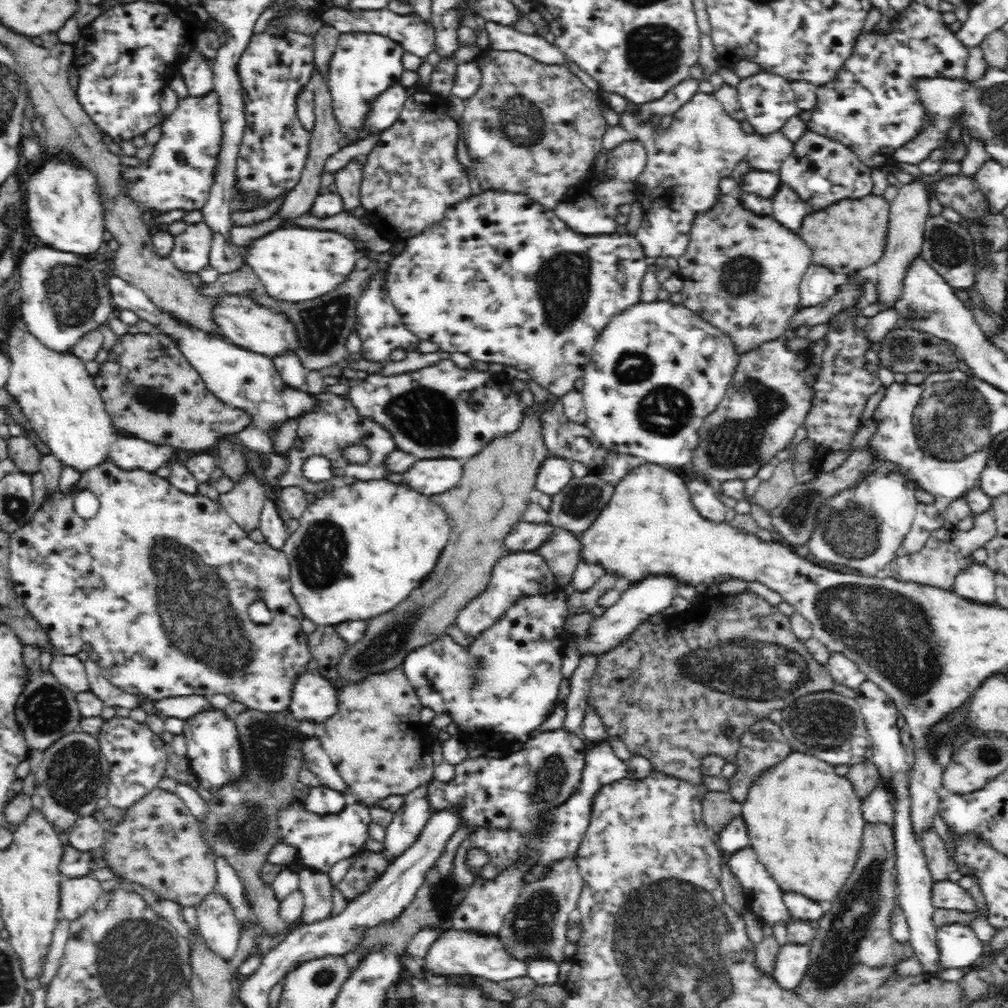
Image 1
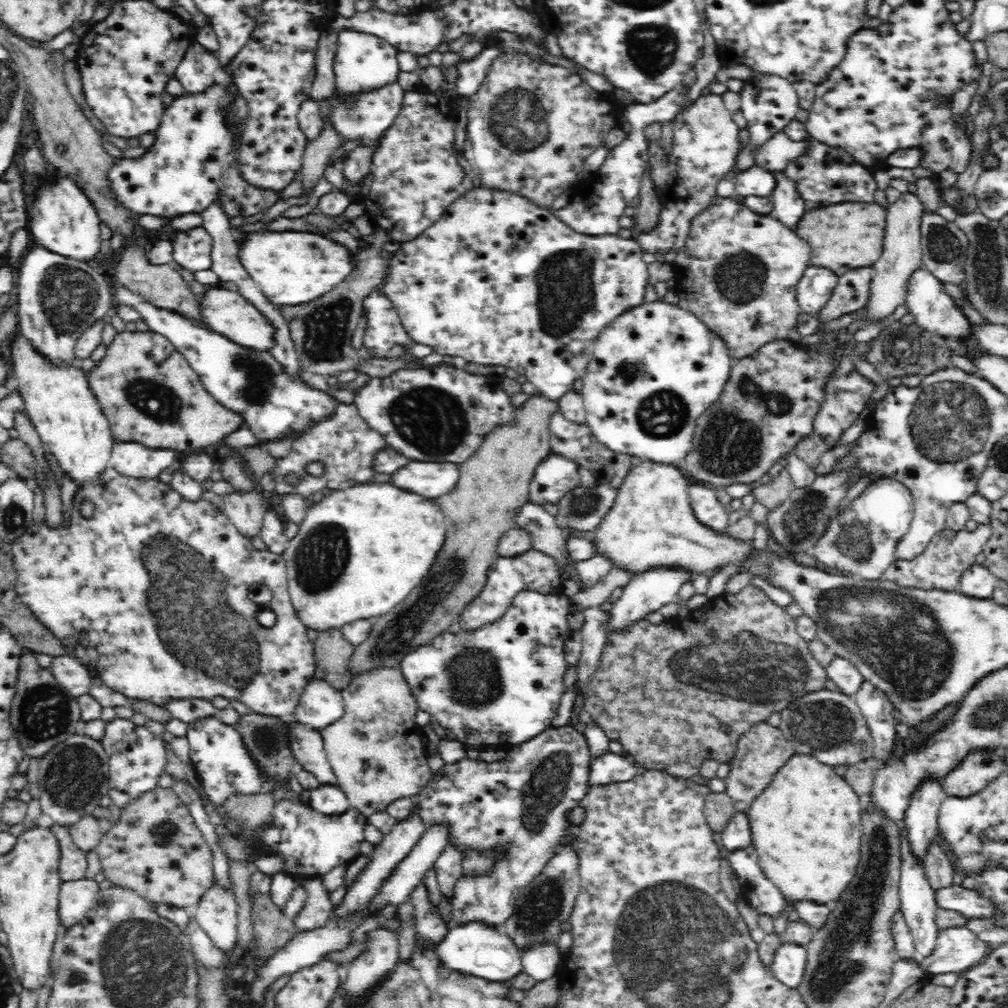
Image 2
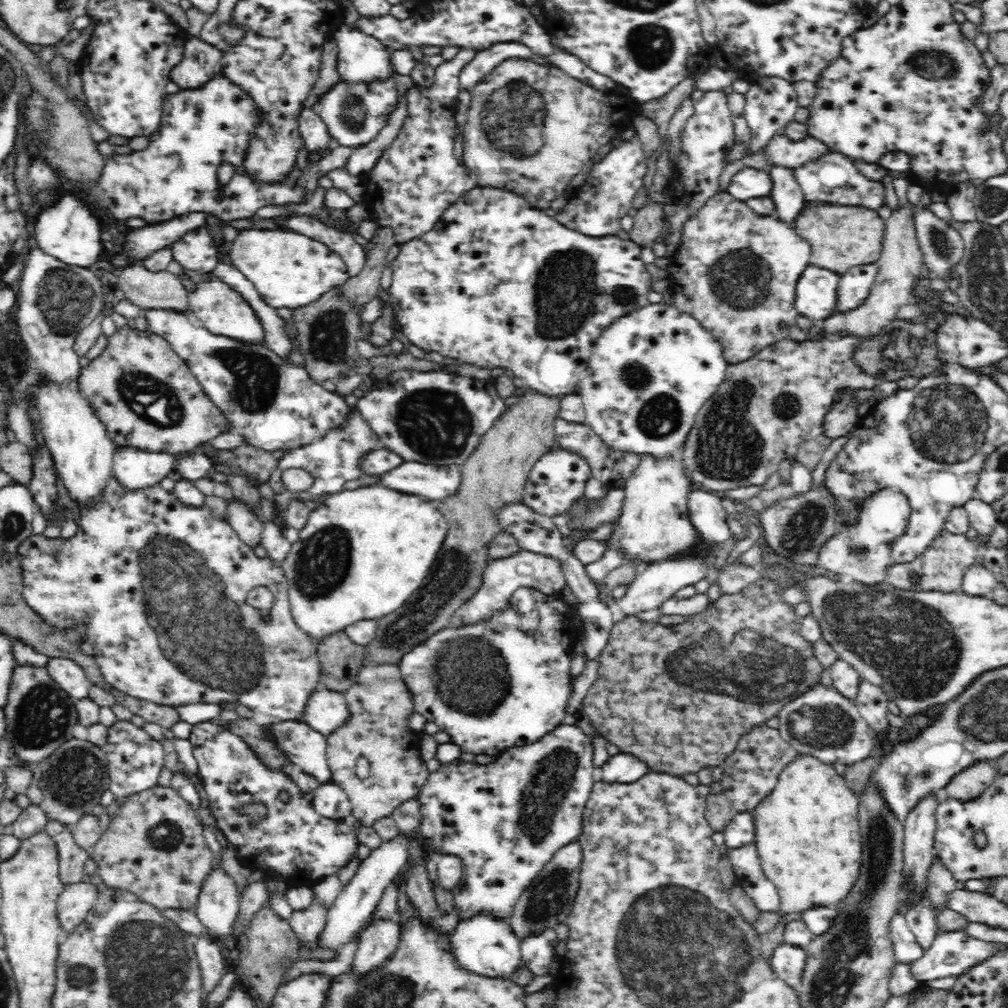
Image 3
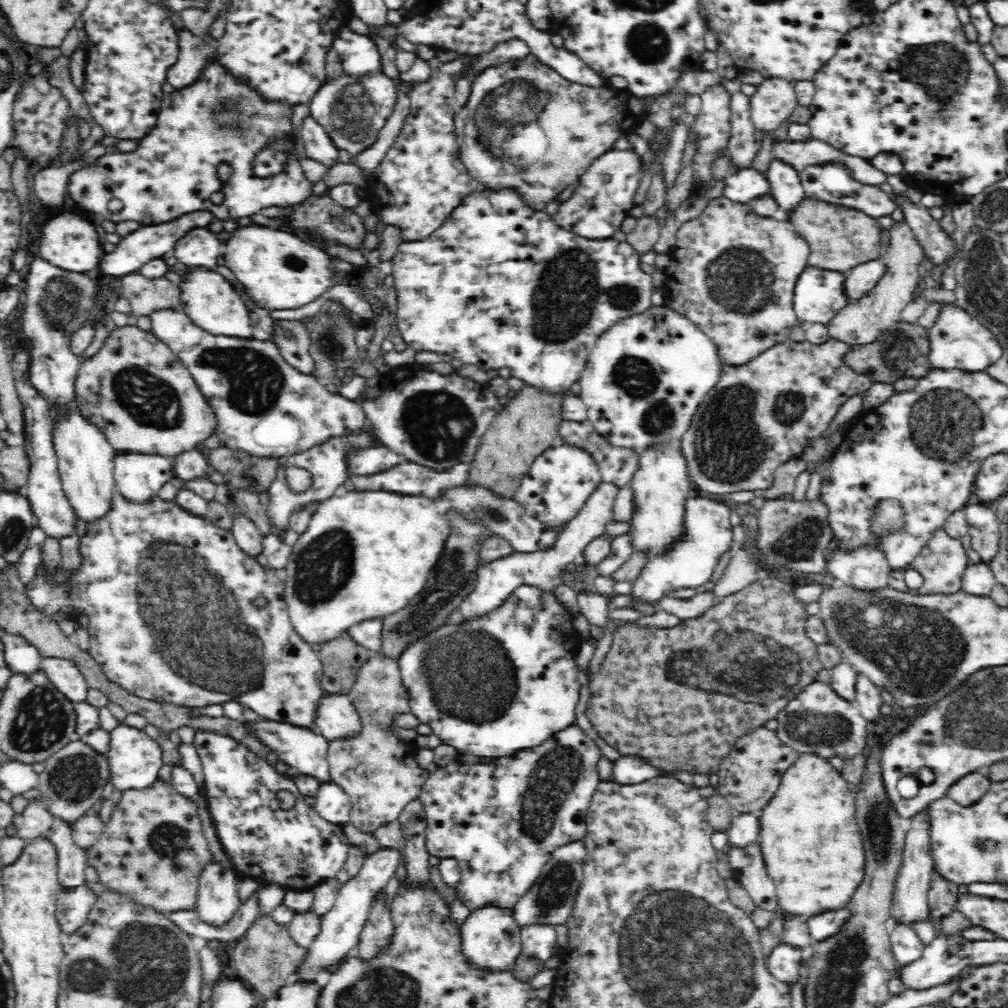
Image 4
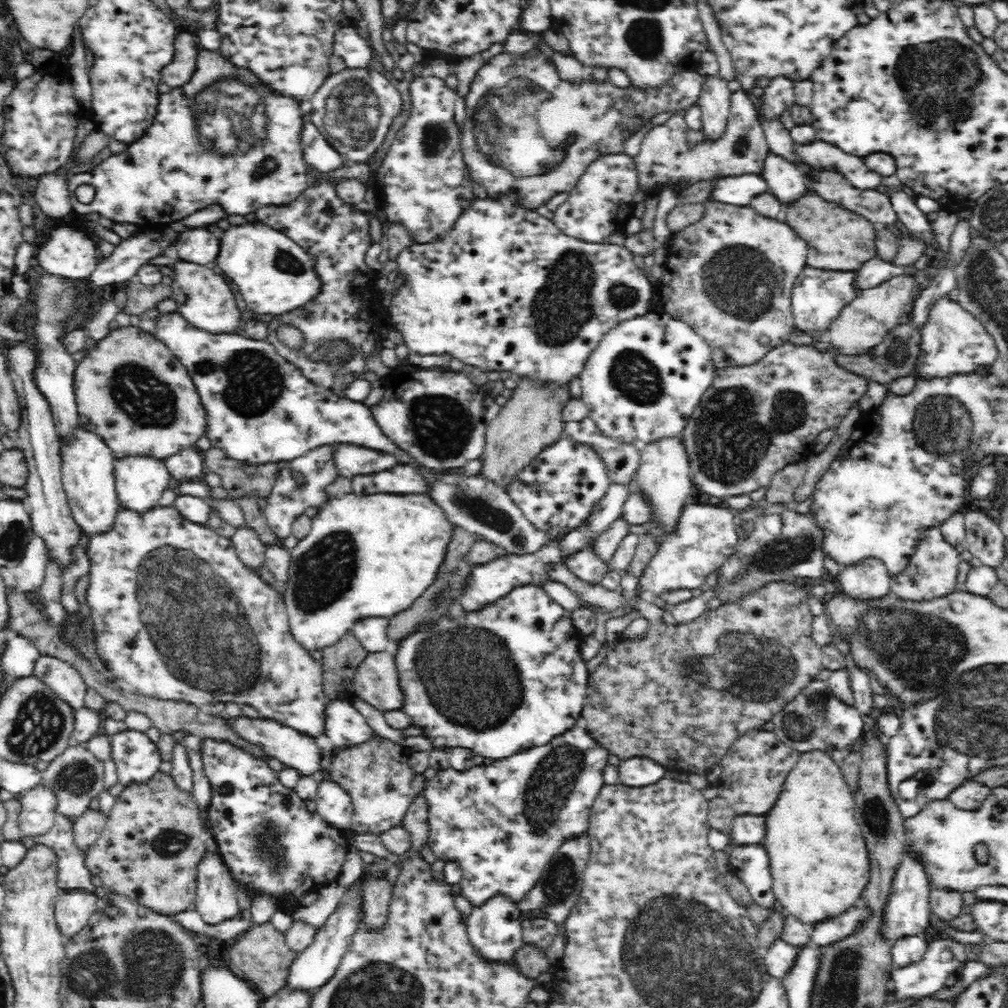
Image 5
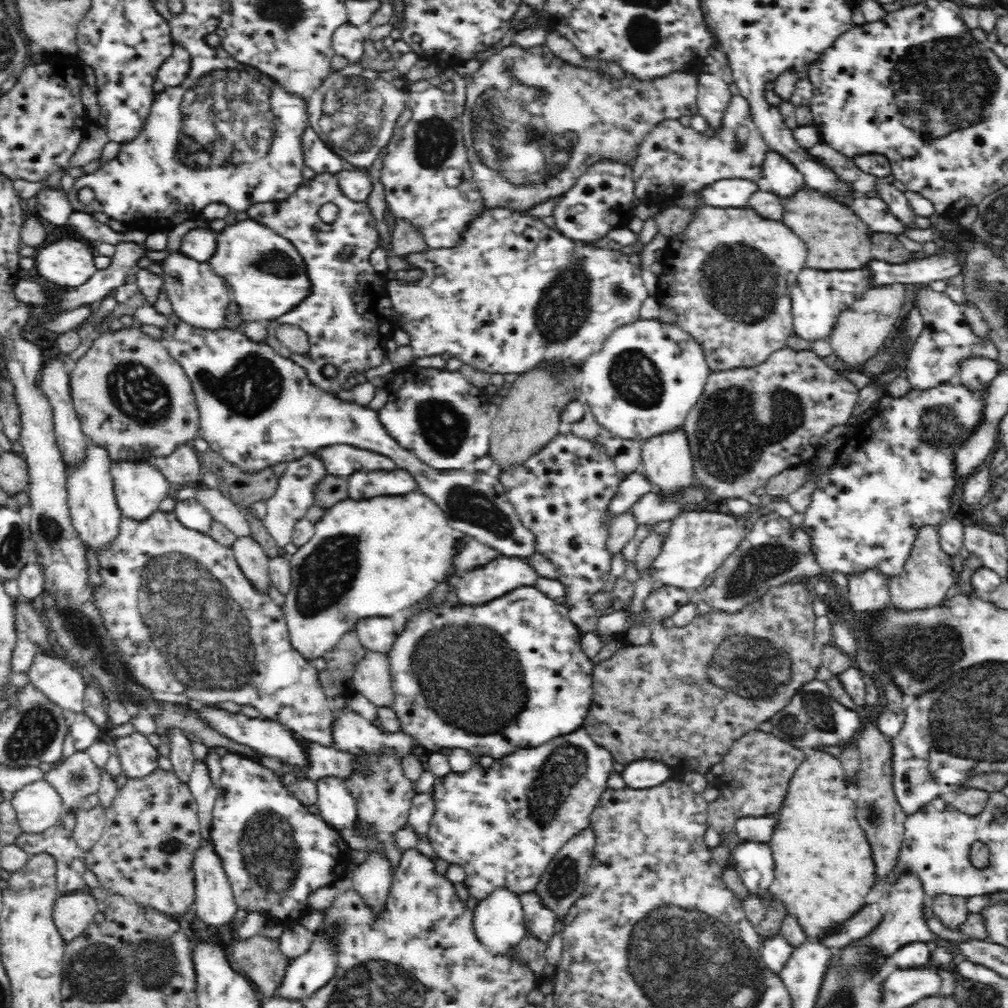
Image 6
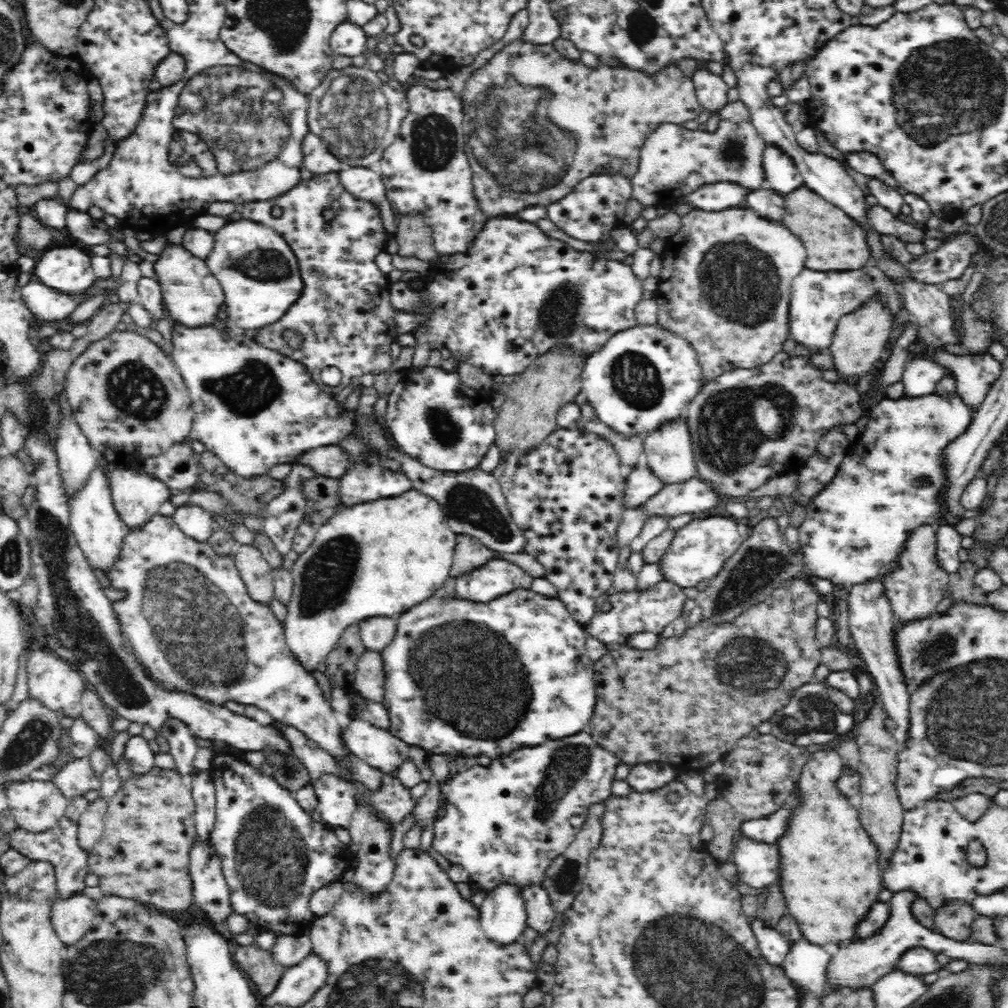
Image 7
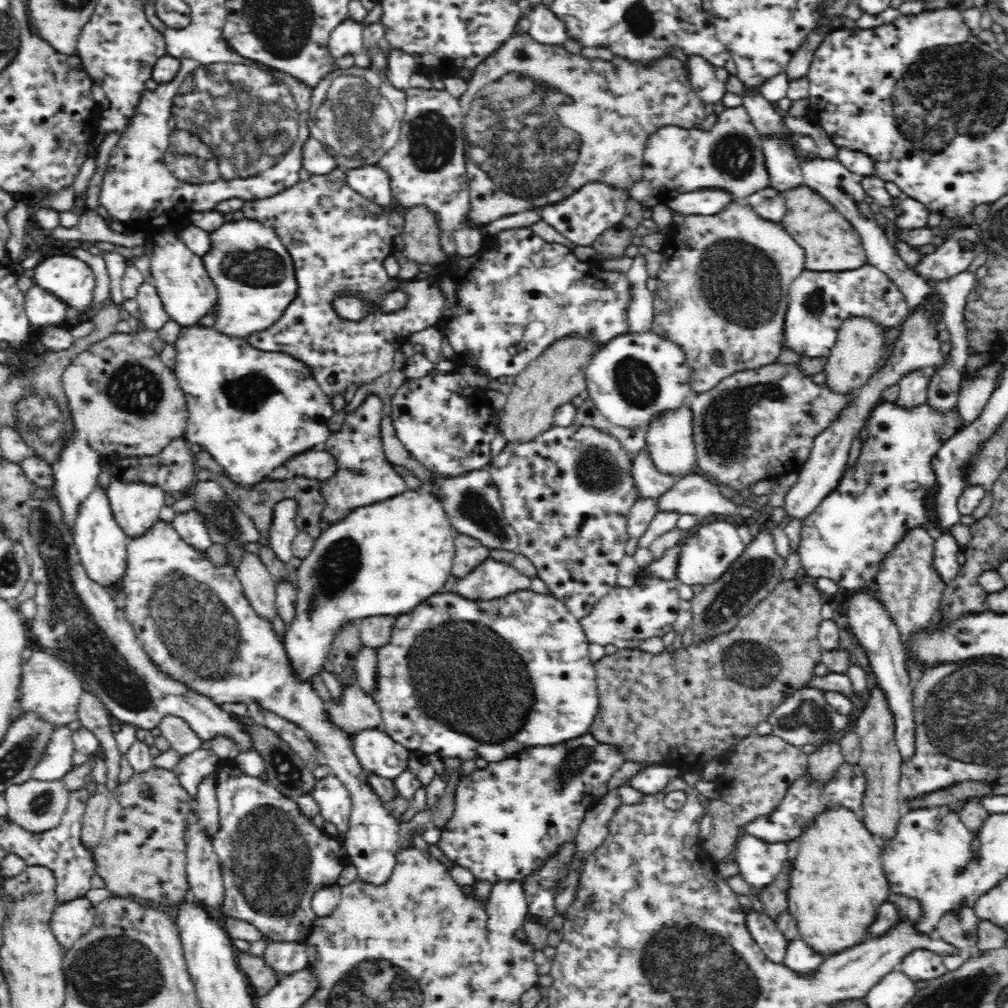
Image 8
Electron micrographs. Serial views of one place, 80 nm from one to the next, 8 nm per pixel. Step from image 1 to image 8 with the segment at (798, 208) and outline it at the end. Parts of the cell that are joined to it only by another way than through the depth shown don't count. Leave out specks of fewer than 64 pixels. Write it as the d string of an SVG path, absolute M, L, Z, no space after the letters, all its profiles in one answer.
M762 136L763 138L763 165L770 176L769 186L786 192L802 184L802 174L798 160L789 142L775 136Z

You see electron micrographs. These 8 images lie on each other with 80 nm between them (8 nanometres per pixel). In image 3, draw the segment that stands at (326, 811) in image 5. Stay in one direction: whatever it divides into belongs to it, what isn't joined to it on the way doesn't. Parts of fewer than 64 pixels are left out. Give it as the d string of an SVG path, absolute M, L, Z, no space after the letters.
M324 783L312 792L313 808L321 816L330 819L346 819L350 815L351 802L342 788Z

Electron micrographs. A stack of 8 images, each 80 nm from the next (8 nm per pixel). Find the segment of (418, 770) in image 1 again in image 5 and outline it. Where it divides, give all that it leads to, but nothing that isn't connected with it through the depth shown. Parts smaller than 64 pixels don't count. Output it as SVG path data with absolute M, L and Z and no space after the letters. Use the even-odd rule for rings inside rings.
M388 651L368 653L353 678L356 698L383 714L404 708L404 691L394 658ZM372 732L366 742L333 747L324 760L327 779L342 786L350 795L353 807L351 830L355 833L379 833L401 826L410 803L420 796L426 776L416 774L408 762L414 750L395 744Z

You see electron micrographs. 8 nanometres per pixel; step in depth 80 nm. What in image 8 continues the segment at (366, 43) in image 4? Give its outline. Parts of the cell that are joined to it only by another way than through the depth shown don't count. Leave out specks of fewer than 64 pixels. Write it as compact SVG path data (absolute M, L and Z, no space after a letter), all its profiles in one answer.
M346 19L332 32L329 38L330 54L338 58L349 54L358 55L364 48L363 25Z

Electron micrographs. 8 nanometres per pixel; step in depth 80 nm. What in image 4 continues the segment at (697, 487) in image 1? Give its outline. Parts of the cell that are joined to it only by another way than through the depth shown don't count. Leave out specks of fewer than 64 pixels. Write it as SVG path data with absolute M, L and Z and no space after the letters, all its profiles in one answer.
M694 496L694 498L687 498L685 509L686 536L682 545L678 547L675 545L666 553L648 558L640 574L632 582L632 591L629 595L633 602L639 602L639 604L643 602L652 606L660 602L664 596L672 596L677 590L704 585L710 580L712 571L722 554L730 551L733 537L730 508L718 500Z

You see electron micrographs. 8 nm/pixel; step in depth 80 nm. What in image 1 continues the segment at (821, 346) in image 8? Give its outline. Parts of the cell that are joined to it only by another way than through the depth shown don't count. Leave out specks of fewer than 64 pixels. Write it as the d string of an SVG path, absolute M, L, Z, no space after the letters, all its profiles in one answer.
M810 266L801 281L801 307L818 306L830 301L838 292L835 273L824 266Z

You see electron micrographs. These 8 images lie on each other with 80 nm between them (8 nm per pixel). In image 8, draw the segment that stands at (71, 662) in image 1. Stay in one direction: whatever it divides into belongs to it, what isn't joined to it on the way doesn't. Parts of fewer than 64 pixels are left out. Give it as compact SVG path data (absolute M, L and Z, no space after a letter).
M38 650L23 662L19 687L19 702L22 710L32 709L40 717L50 719L56 726L66 726L79 720L79 702L84 692L80 676L63 659L55 657L50 651Z

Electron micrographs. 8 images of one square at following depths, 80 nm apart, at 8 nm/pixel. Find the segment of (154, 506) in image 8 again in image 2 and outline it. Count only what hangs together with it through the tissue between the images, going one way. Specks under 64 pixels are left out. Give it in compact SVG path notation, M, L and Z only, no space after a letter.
M116 440L108 465L122 474L158 478L162 471L170 471L178 465L178 461L175 450L150 448L138 441Z

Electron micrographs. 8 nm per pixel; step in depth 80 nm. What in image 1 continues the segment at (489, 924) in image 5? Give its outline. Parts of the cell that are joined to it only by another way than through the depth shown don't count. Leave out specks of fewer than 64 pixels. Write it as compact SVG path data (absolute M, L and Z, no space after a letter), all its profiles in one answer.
M450 929L436 938L423 957L423 970L432 976L452 977L468 973L501 983L528 976L528 965L510 956L496 936L479 937L477 934L459 933L457 930Z

